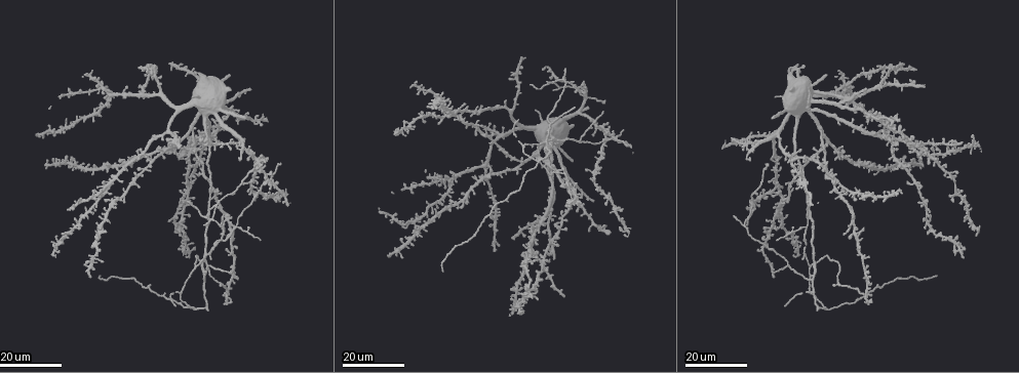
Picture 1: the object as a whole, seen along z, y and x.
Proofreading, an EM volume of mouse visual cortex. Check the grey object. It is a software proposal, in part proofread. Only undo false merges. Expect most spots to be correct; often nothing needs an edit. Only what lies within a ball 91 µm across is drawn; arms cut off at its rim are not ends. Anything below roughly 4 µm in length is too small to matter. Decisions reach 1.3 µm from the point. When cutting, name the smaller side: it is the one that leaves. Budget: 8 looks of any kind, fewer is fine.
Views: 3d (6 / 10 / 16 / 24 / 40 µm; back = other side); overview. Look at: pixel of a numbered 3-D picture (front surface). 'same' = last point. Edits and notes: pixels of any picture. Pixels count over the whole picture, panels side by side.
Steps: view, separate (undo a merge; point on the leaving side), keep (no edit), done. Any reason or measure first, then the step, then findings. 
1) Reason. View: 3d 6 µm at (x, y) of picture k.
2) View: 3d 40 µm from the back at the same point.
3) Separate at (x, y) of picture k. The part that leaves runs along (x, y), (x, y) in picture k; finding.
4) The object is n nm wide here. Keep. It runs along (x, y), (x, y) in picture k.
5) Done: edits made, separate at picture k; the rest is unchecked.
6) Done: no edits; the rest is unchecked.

View: 3d 24 µm at (804, 182) of picture 1.

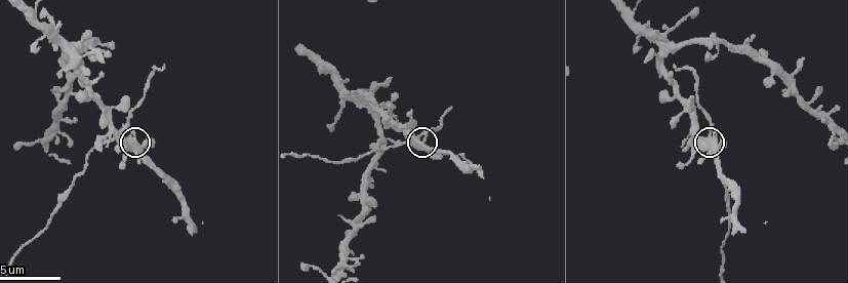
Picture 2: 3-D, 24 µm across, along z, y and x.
View: 3d 6 µm at (712, 135) of picture 2.

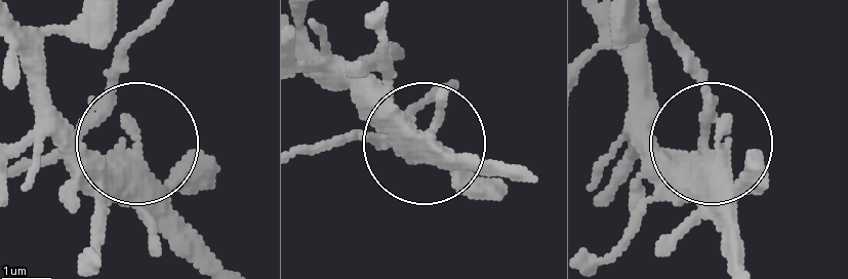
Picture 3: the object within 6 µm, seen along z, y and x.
View: 3d 6 µm from the back at (721, 143) of picture 3.

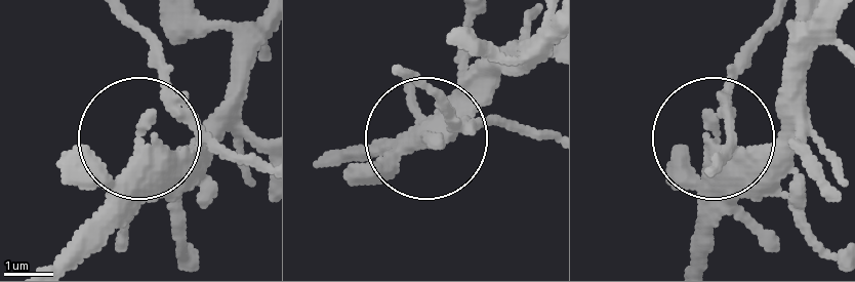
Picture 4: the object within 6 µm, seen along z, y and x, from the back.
The object is 560 nm wide here. Keep. All the same cell.

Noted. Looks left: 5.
Three-way junction. View: 3d 16 µm at (579, 140) of picture 1.

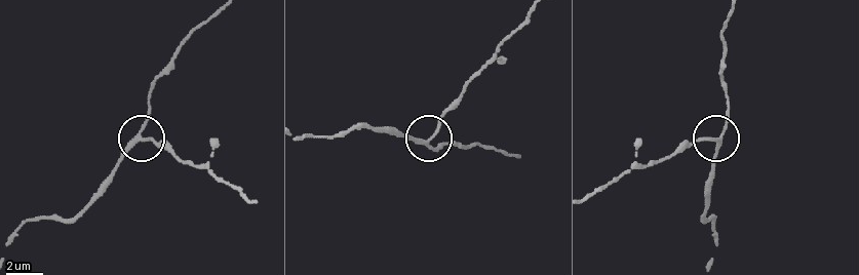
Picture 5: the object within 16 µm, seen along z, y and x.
View: 3d 6 µm at (718, 140) of picture 5.

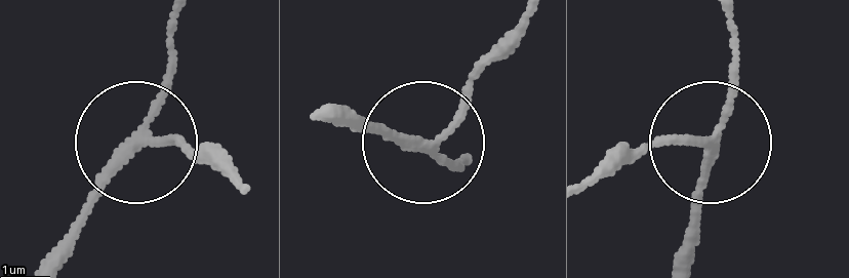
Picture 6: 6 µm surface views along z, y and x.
The side arm is 11 µm long. Keep. It runs along (726, 18), (738, 80), (690, 260) in picture 6; all the same cell.

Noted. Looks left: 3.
Branch point. View: 3d 16 µm at (809, 266) of picture 1.

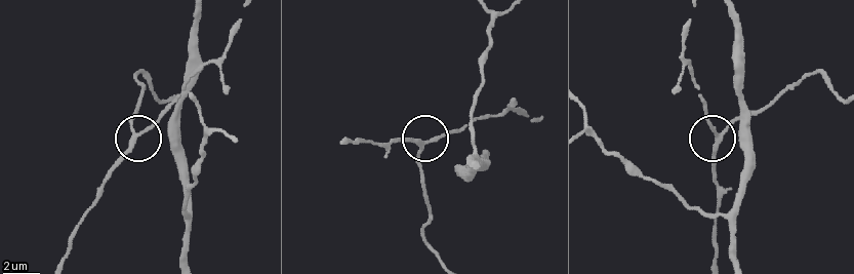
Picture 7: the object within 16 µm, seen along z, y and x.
View: 3d 10 µm at (722, 132) of picture 7.

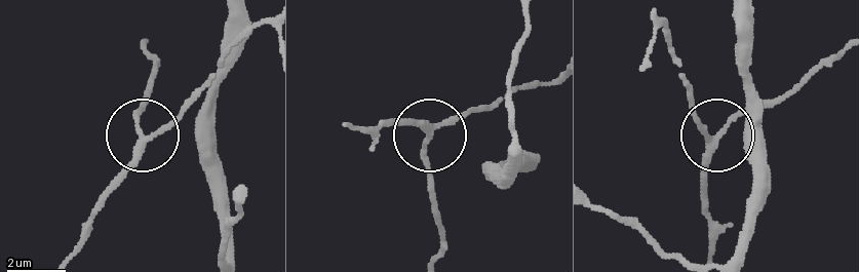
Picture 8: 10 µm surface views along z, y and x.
The side arm is 9 µm long. Keep. It runs along (69, 256), (143, 139), (206, 82) in picture 8; continuous, no second cell.

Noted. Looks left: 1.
Done: no edits; the rest is unchecked.

